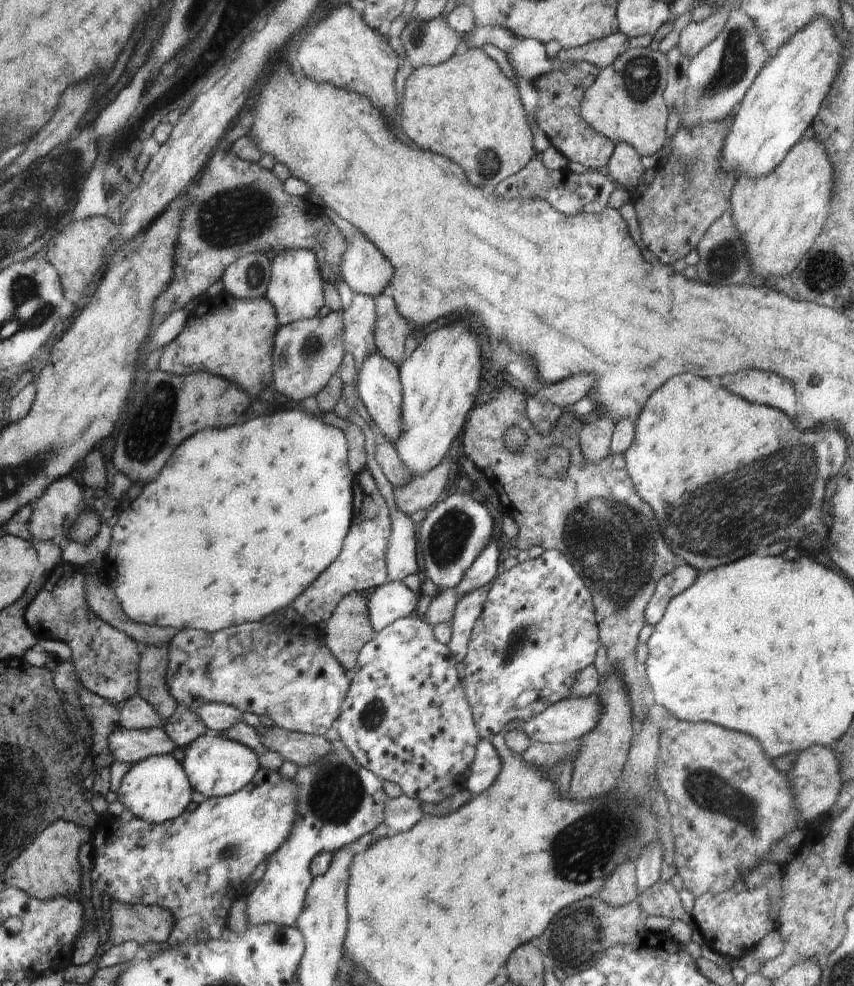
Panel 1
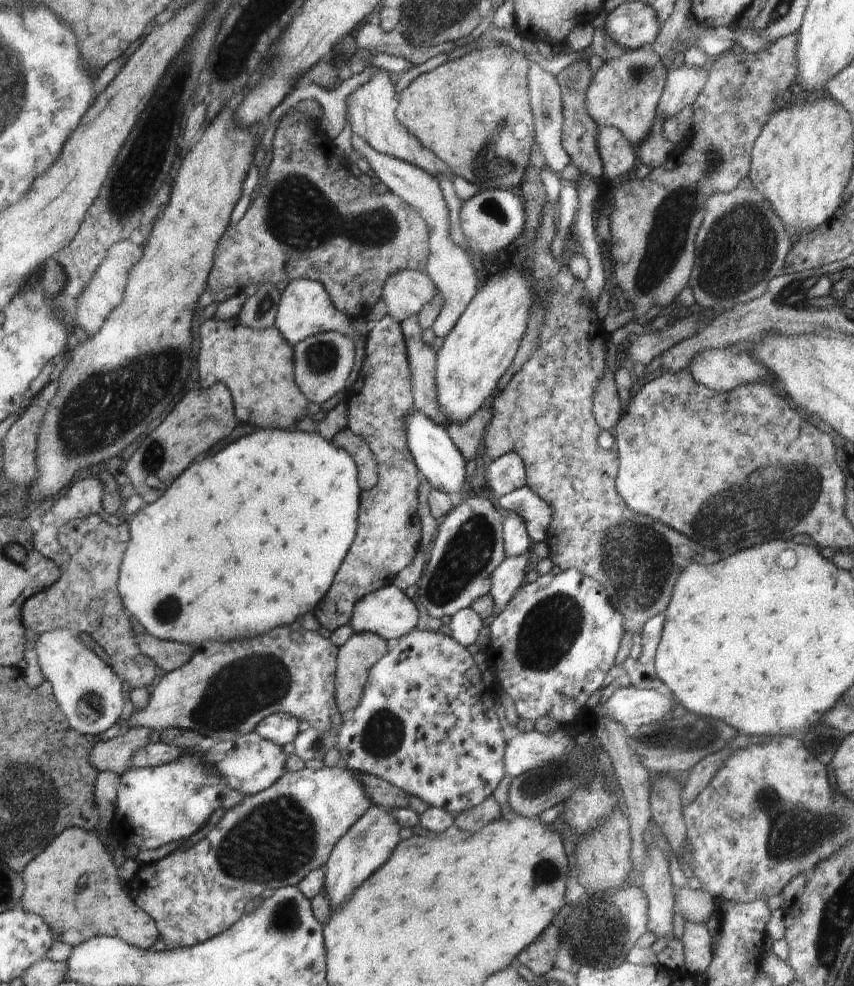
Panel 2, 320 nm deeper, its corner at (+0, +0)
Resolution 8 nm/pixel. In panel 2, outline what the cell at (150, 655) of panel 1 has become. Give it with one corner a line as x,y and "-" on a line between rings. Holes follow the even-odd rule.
132,726
126,734
122,732
112,740
98,742
92,750
91,762
100,768
100,772
108,770
120,776
130,769
135,754
151,743
152,732
152,728

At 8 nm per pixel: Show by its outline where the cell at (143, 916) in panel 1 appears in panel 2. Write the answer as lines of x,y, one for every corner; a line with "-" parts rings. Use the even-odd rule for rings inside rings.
84,828
64,829
47,849
20,874
26,889
22,909
46,920
57,941
73,948
99,936
120,938
140,950
150,948
158,940
152,916
142,912
120,888
118,868
114,866
104,844
-
82,882
82,884
78,884
-
82,886
82,890
78,890

